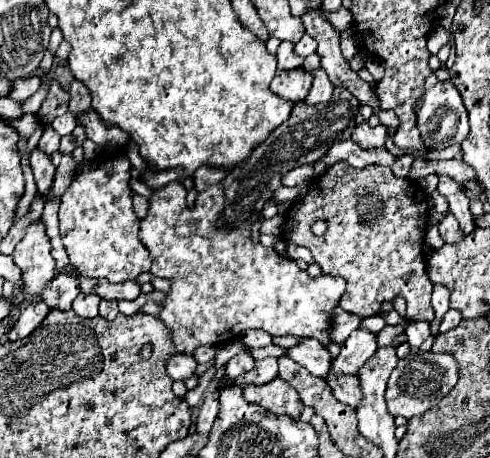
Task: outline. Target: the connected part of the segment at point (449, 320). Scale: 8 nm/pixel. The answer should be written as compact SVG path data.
M448 310L446 312L446 316L442 318L442 324L440 324L440 332L448 332L450 328L454 328L454 326L458 326L460 324L460 320L462 320L462 314L458 314L458 310Z

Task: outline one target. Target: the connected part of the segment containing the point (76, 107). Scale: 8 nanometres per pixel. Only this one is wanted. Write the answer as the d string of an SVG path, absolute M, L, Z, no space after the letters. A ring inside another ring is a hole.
M72 80L70 82L70 104L68 104L68 110L76 114L76 118L86 112L90 108L90 92L88 88L78 82L78 80Z

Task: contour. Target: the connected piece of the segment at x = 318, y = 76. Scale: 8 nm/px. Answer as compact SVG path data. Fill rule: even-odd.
M320 68L320 70L314 70L312 72L314 76L314 84L310 88L310 94L306 96L306 106L314 106L314 104L320 104L320 102L328 102L332 98L332 82L328 80L328 74Z

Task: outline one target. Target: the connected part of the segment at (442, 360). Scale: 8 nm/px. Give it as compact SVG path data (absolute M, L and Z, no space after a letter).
M434 352L412 354L400 360L390 374L386 388L388 412L392 416L404 416L404 418L418 416L428 408L432 408L434 402L442 400L454 388L456 380L458 380L458 366L450 354L434 354Z

